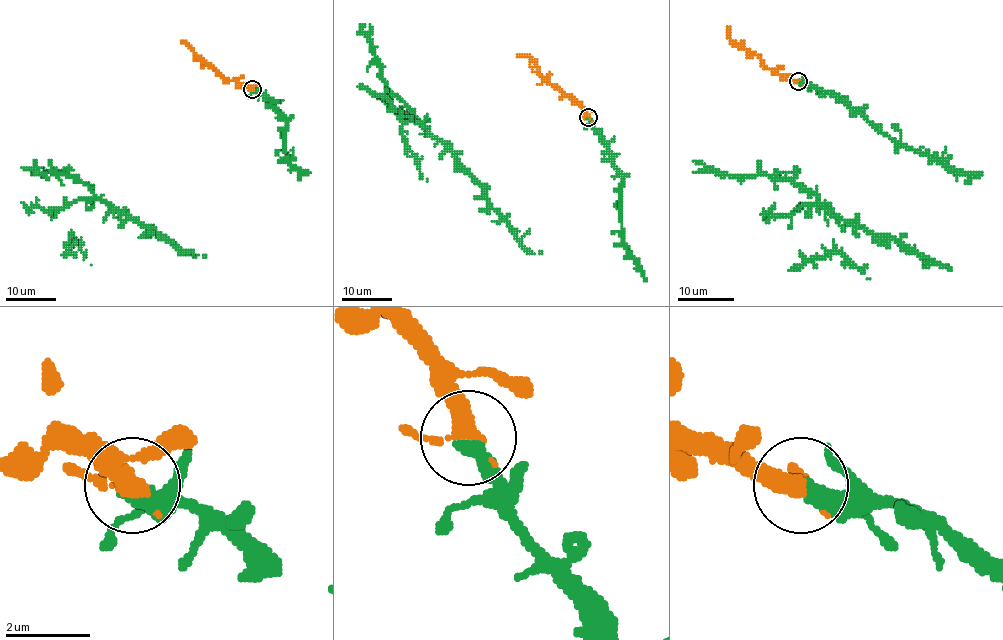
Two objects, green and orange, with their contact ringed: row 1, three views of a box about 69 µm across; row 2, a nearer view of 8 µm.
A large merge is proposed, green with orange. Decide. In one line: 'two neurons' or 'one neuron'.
one neuron

